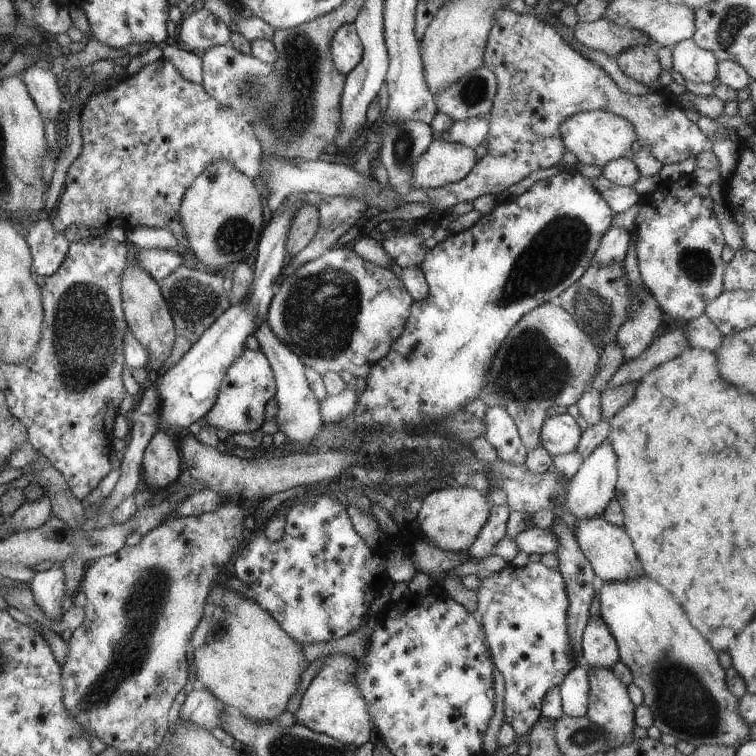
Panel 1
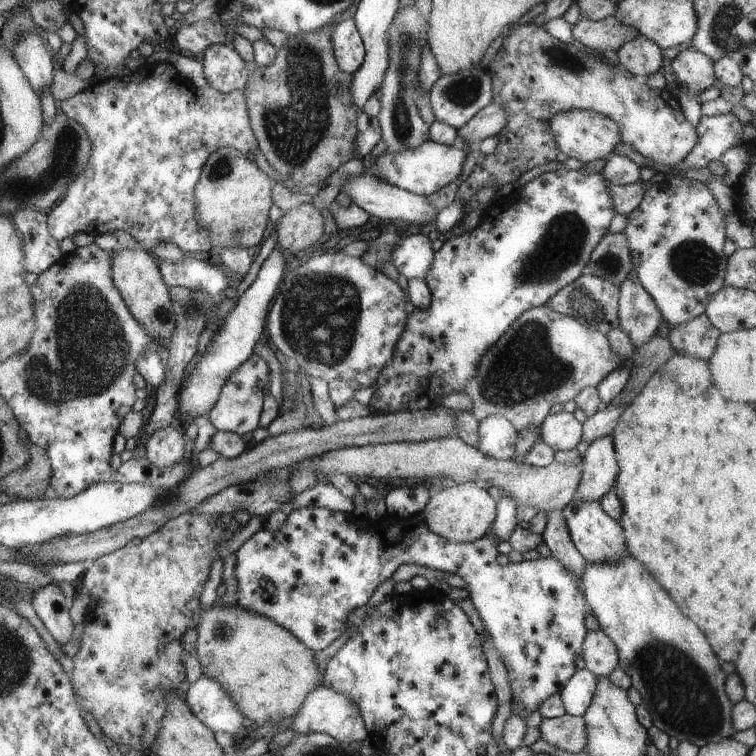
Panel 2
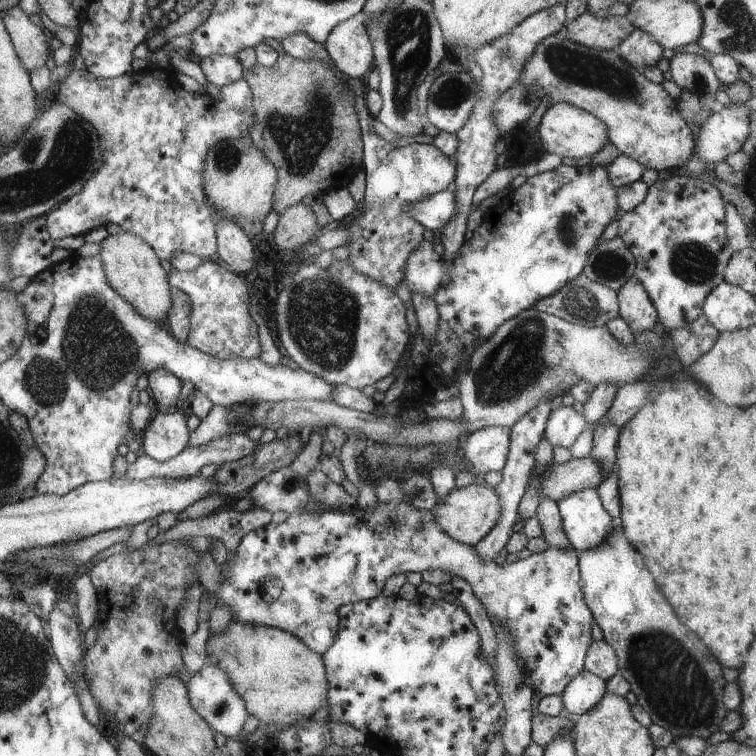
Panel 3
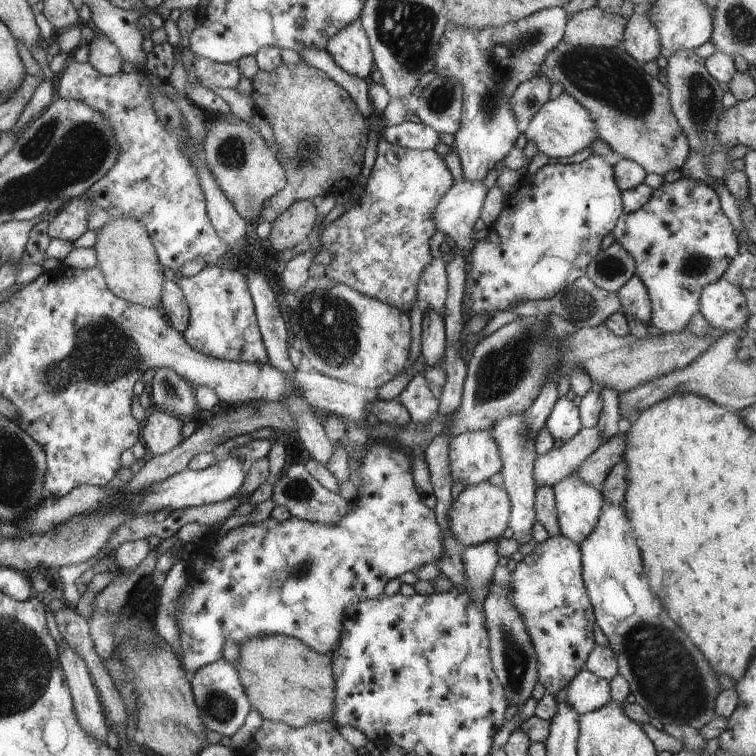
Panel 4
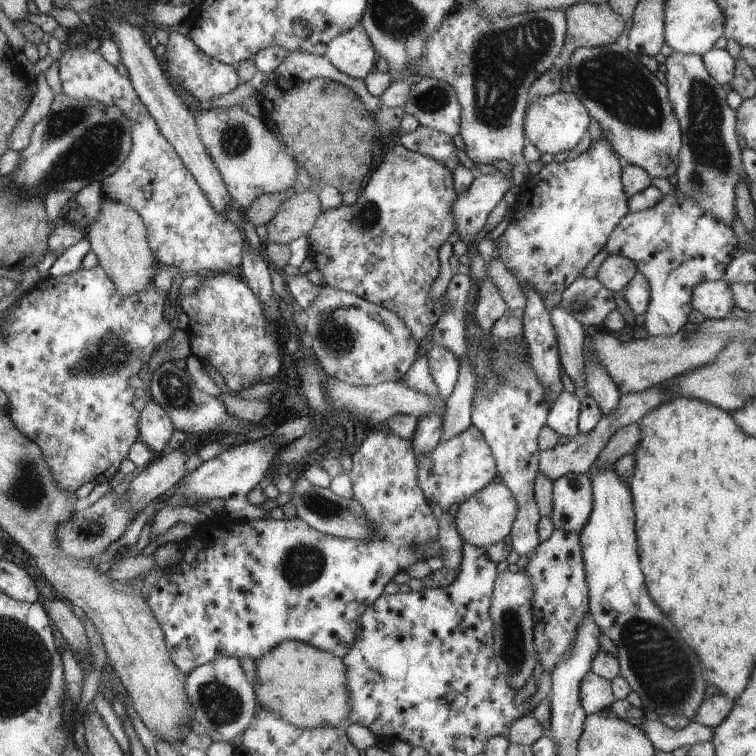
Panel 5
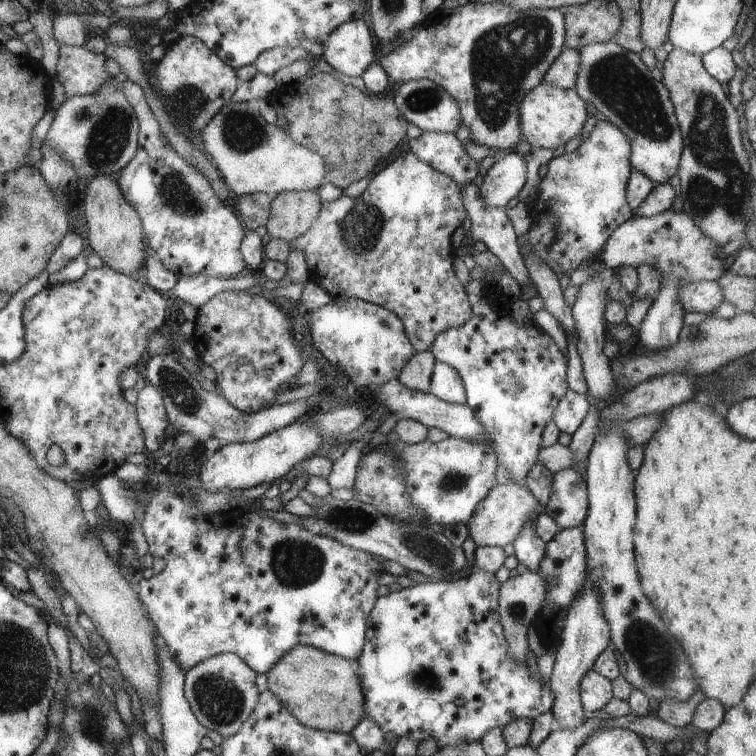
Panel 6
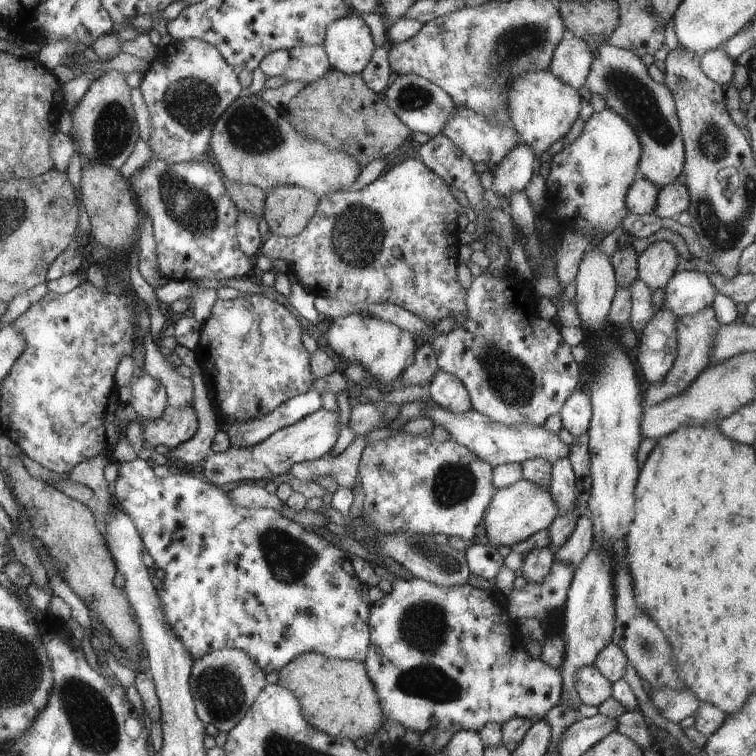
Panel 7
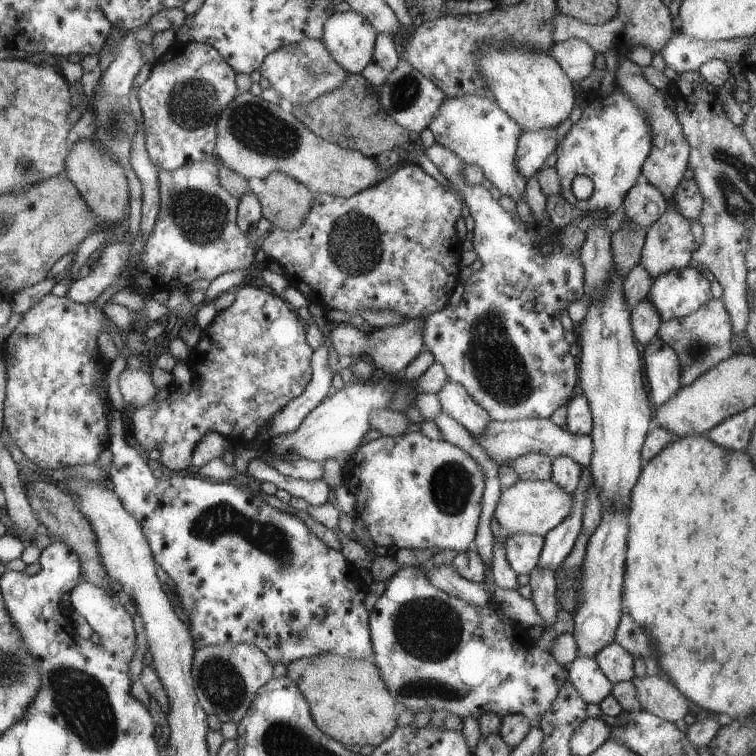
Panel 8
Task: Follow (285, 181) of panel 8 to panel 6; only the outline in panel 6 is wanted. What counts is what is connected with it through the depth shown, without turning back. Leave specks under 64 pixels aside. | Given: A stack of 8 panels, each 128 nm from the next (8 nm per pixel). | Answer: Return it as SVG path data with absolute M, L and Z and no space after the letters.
M290 191L270 200L267 238L289 243L306 234L321 214L323 202L316 191Z

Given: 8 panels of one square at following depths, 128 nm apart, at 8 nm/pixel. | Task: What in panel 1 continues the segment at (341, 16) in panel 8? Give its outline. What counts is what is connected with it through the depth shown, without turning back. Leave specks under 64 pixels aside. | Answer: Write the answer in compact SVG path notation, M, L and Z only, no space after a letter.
M346 24L334 32L330 51L333 53L333 62L340 73L348 75L364 59L364 46L358 36L356 26Z

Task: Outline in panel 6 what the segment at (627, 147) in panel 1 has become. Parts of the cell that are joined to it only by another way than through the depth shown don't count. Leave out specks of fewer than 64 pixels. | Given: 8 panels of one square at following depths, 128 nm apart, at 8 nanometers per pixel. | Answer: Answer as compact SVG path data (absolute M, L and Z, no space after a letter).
M540 83L525 96L519 108L523 135L531 146L540 146L548 150L564 147L566 142L580 134L588 118L586 103L578 96L576 89L559 89Z

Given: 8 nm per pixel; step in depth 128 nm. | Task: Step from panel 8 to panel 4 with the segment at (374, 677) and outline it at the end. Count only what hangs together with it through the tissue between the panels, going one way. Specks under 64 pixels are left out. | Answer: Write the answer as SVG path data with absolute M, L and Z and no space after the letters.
M266 635L264 638L252 637L243 644L238 645L238 650L240 658L238 661L234 661L232 664L234 668L237 669L239 676L242 678L243 688L245 693L249 697L250 704L253 710L257 710L263 719L271 720L272 722L279 722L290 725L291 727L303 727L309 725L310 723L322 722L322 721L332 721L333 712L336 708L336 681L333 675L332 657L330 654L322 654L310 648L305 641L298 640L296 637L286 636L286 635Z

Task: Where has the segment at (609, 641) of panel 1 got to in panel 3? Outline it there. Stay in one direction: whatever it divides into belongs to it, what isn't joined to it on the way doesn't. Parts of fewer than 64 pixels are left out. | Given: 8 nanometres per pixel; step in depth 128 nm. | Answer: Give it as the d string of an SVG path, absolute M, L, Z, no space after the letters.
M593 640L590 644L588 658L585 660L585 671L608 681L618 673L616 650L608 642Z

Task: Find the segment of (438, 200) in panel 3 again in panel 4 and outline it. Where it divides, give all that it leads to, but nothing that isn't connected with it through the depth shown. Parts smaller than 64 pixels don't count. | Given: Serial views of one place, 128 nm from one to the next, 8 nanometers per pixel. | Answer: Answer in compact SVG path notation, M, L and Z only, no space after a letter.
M466 179L454 182L433 210L433 221L437 230L442 230L455 240L467 265L469 254L476 242L472 240L475 233L474 222L480 218L488 189L483 182L471 183Z

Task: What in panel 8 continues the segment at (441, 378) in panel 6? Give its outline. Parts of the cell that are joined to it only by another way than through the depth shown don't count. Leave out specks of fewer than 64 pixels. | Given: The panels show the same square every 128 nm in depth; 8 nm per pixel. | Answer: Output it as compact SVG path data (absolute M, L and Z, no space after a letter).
M448 381L435 395L439 398L442 412L469 430L474 438L485 433L487 424L492 421L489 412L471 397L463 384Z

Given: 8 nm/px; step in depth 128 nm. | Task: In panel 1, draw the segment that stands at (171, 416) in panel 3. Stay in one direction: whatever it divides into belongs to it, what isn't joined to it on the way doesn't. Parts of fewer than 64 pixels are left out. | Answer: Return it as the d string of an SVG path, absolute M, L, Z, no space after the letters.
M158 431L152 436L144 452L142 469L142 480L152 488L166 488L182 474L178 446L166 432Z

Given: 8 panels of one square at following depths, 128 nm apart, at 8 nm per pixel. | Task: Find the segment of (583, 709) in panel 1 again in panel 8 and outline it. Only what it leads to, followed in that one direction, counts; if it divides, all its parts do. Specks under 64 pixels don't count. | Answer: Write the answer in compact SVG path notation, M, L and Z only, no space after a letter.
M576 657L568 668L568 680L587 704L600 704L611 695L612 682L600 670L594 657Z

